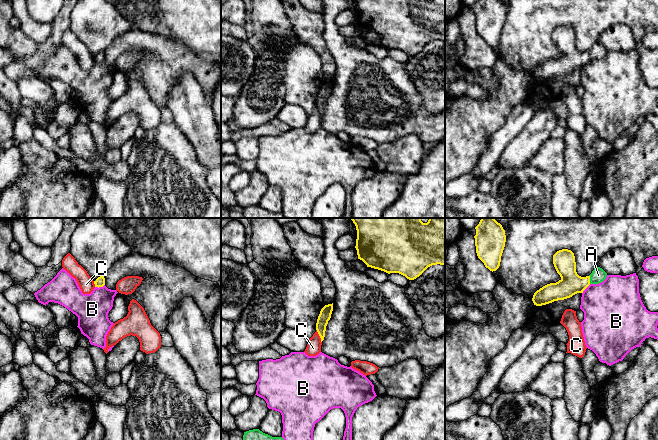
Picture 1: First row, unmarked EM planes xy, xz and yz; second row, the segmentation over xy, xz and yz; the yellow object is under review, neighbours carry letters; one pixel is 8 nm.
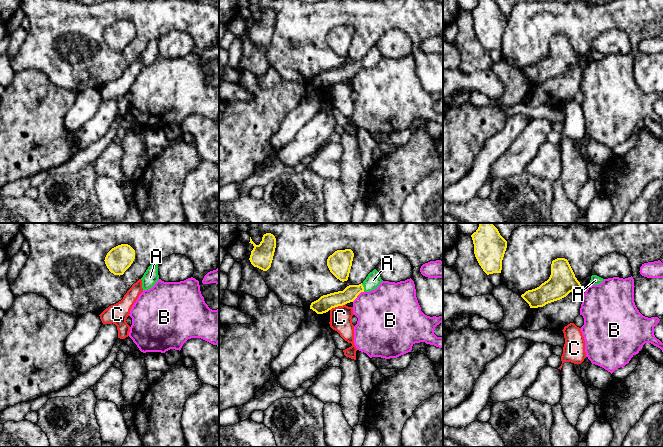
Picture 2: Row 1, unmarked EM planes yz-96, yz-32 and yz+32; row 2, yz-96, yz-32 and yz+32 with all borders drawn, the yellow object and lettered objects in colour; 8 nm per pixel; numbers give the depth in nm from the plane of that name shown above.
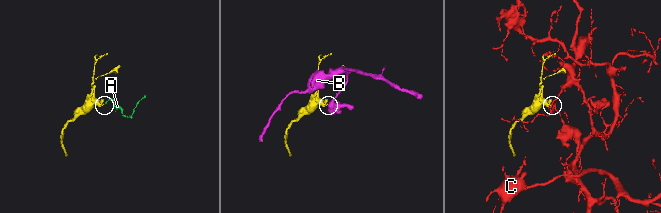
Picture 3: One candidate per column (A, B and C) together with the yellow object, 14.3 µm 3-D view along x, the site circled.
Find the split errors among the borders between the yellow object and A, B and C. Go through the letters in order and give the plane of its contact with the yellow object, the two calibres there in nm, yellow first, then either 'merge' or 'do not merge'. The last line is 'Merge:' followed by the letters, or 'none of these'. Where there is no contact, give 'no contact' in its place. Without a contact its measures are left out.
A: yz | 180/120 nm | merge
B: xy | 80/260 nm | do not merge
C: xz | 100/120 nm | do not merge
Merge: A

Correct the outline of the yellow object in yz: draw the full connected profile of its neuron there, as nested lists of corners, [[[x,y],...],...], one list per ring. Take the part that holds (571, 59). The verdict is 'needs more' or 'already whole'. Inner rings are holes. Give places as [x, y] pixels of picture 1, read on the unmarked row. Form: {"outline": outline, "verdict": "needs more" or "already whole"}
{"outline": [[[568,25],[557,27],[553,31],[553,40],[561,55],[537,66],[532,74],[534,81],[542,82],[554,77],[564,76],[583,67],[590,60],[603,58],[607,49],[600,43],[594,44],[589,52],[581,53],[576,48],[574,29]]], "verdict": "needs more"}

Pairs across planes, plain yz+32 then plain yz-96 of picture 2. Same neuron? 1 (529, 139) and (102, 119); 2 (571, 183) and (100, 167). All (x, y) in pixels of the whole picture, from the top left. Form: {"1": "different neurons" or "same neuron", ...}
{"1": "same neuron", "2": "different neurons"}

